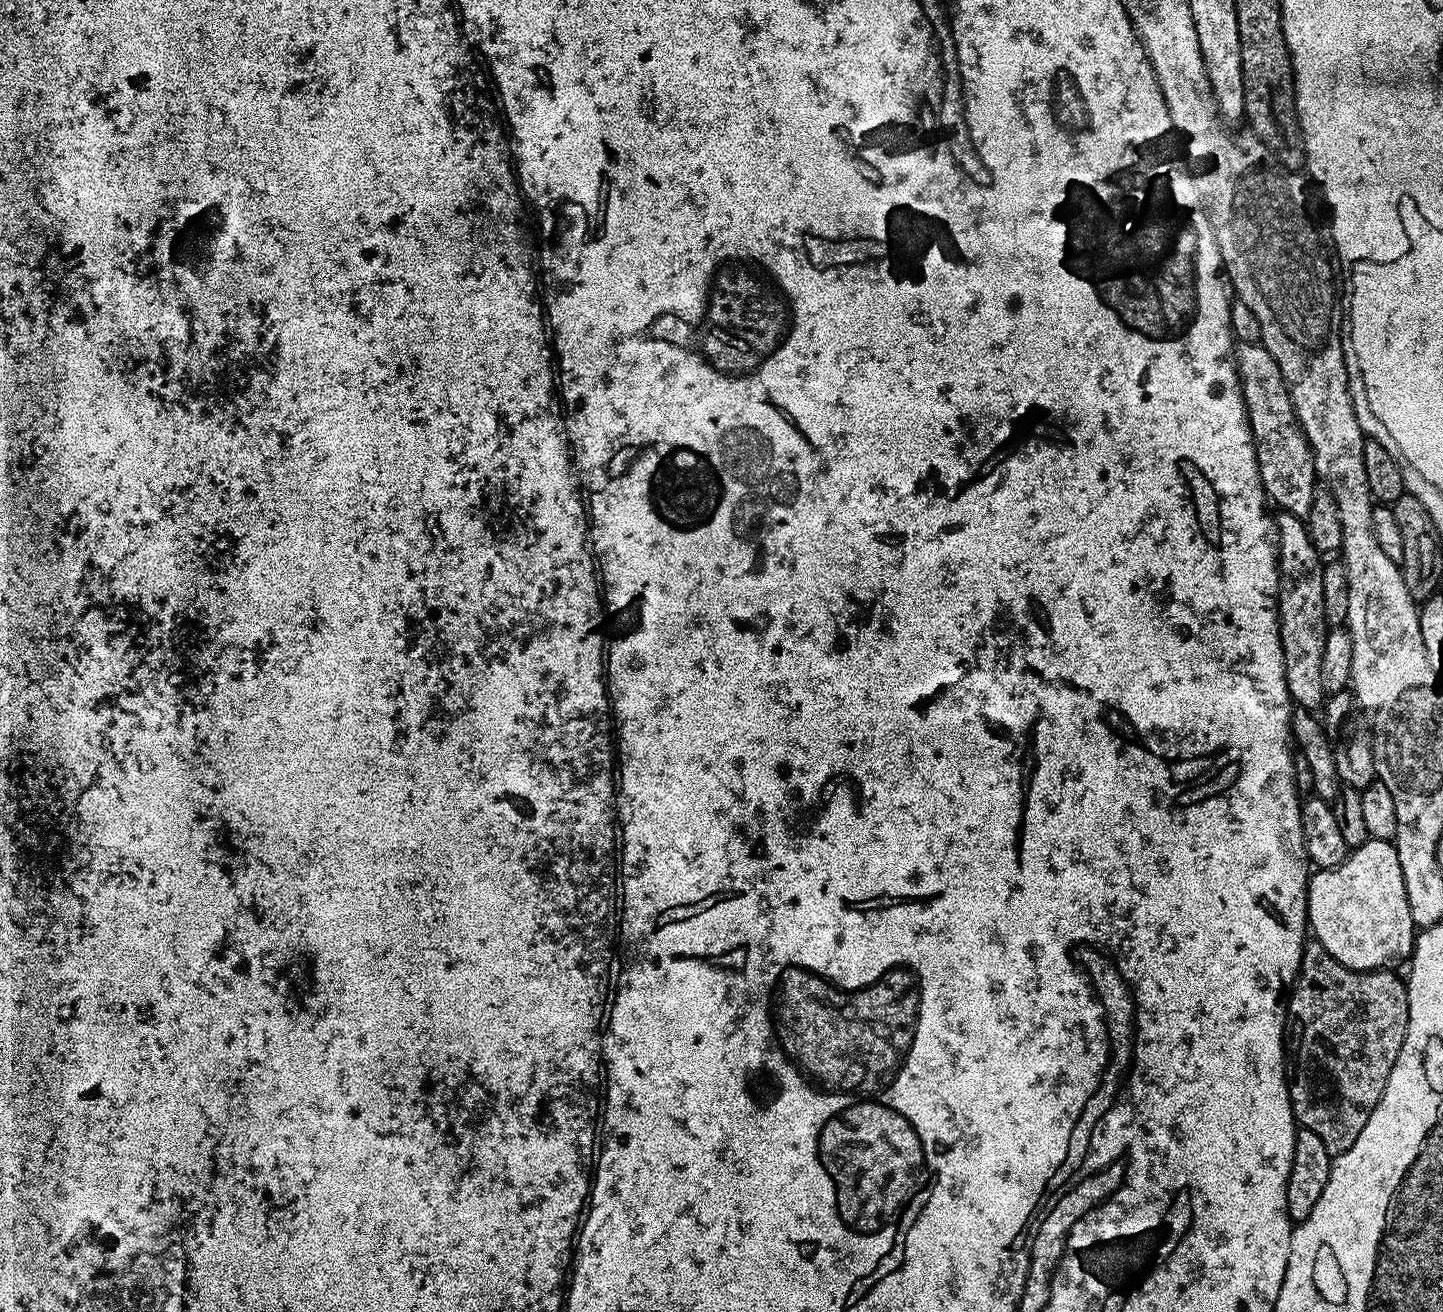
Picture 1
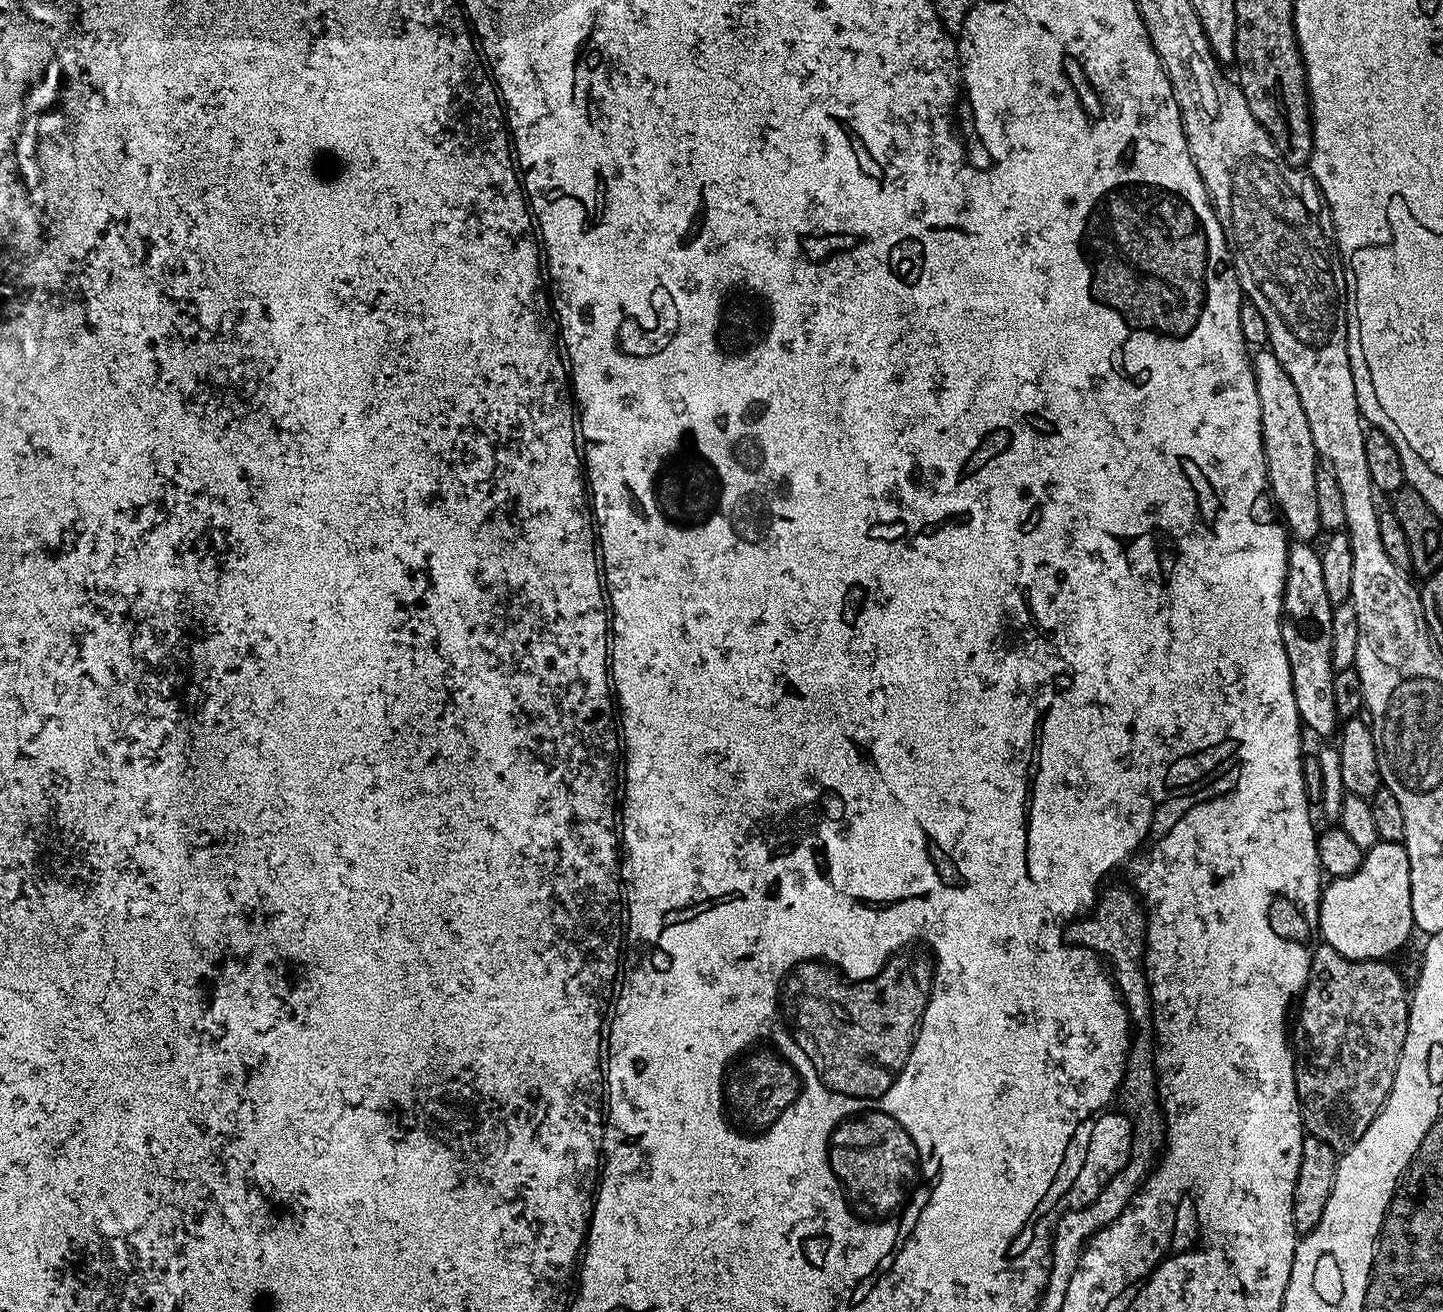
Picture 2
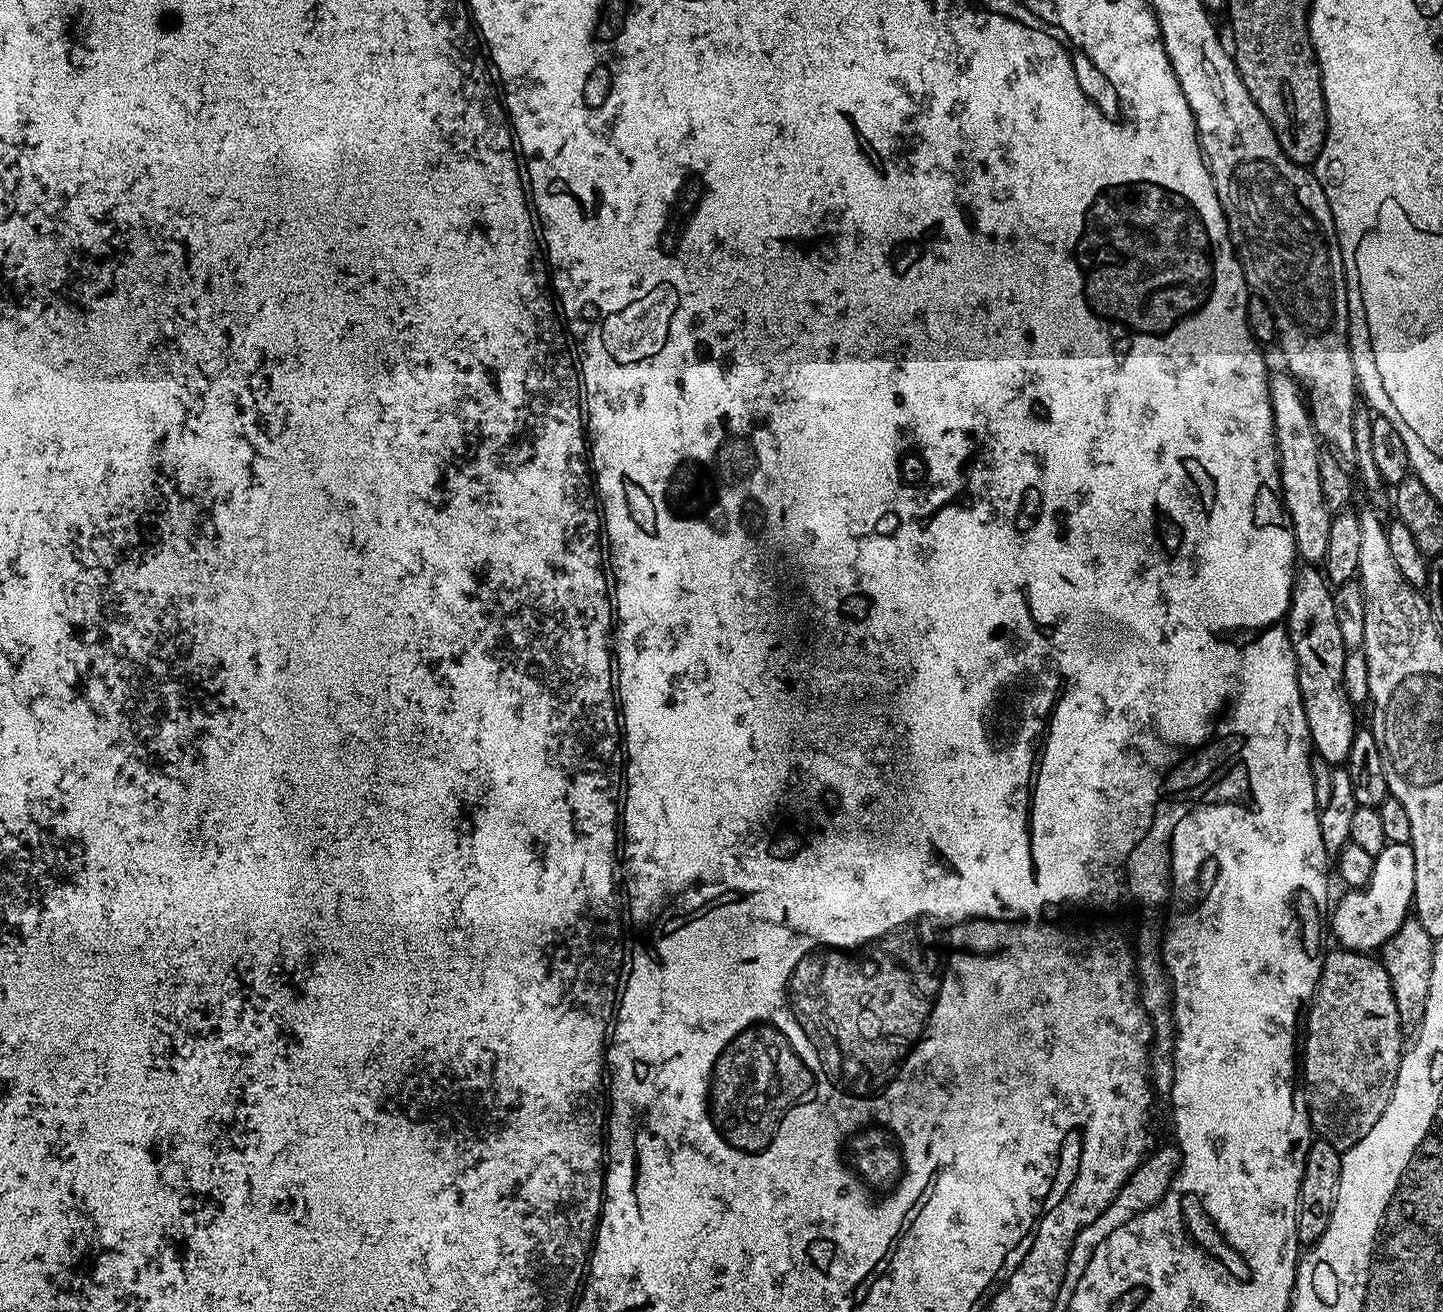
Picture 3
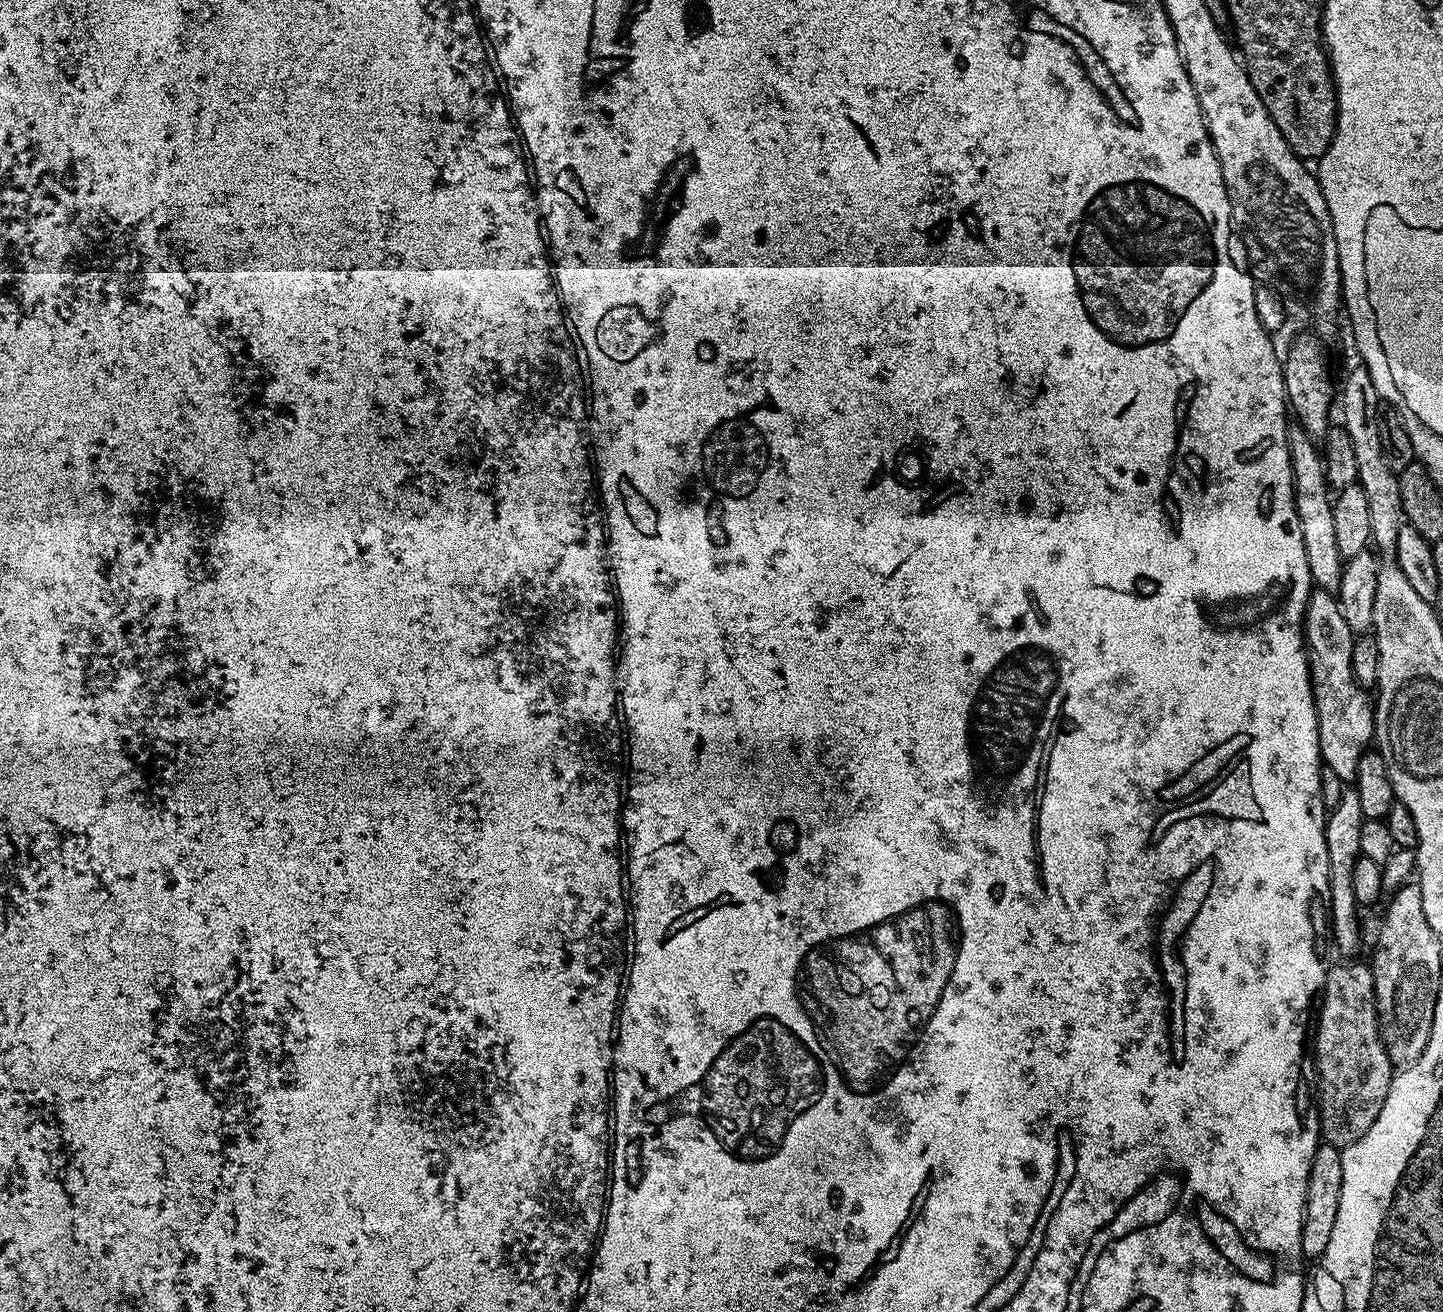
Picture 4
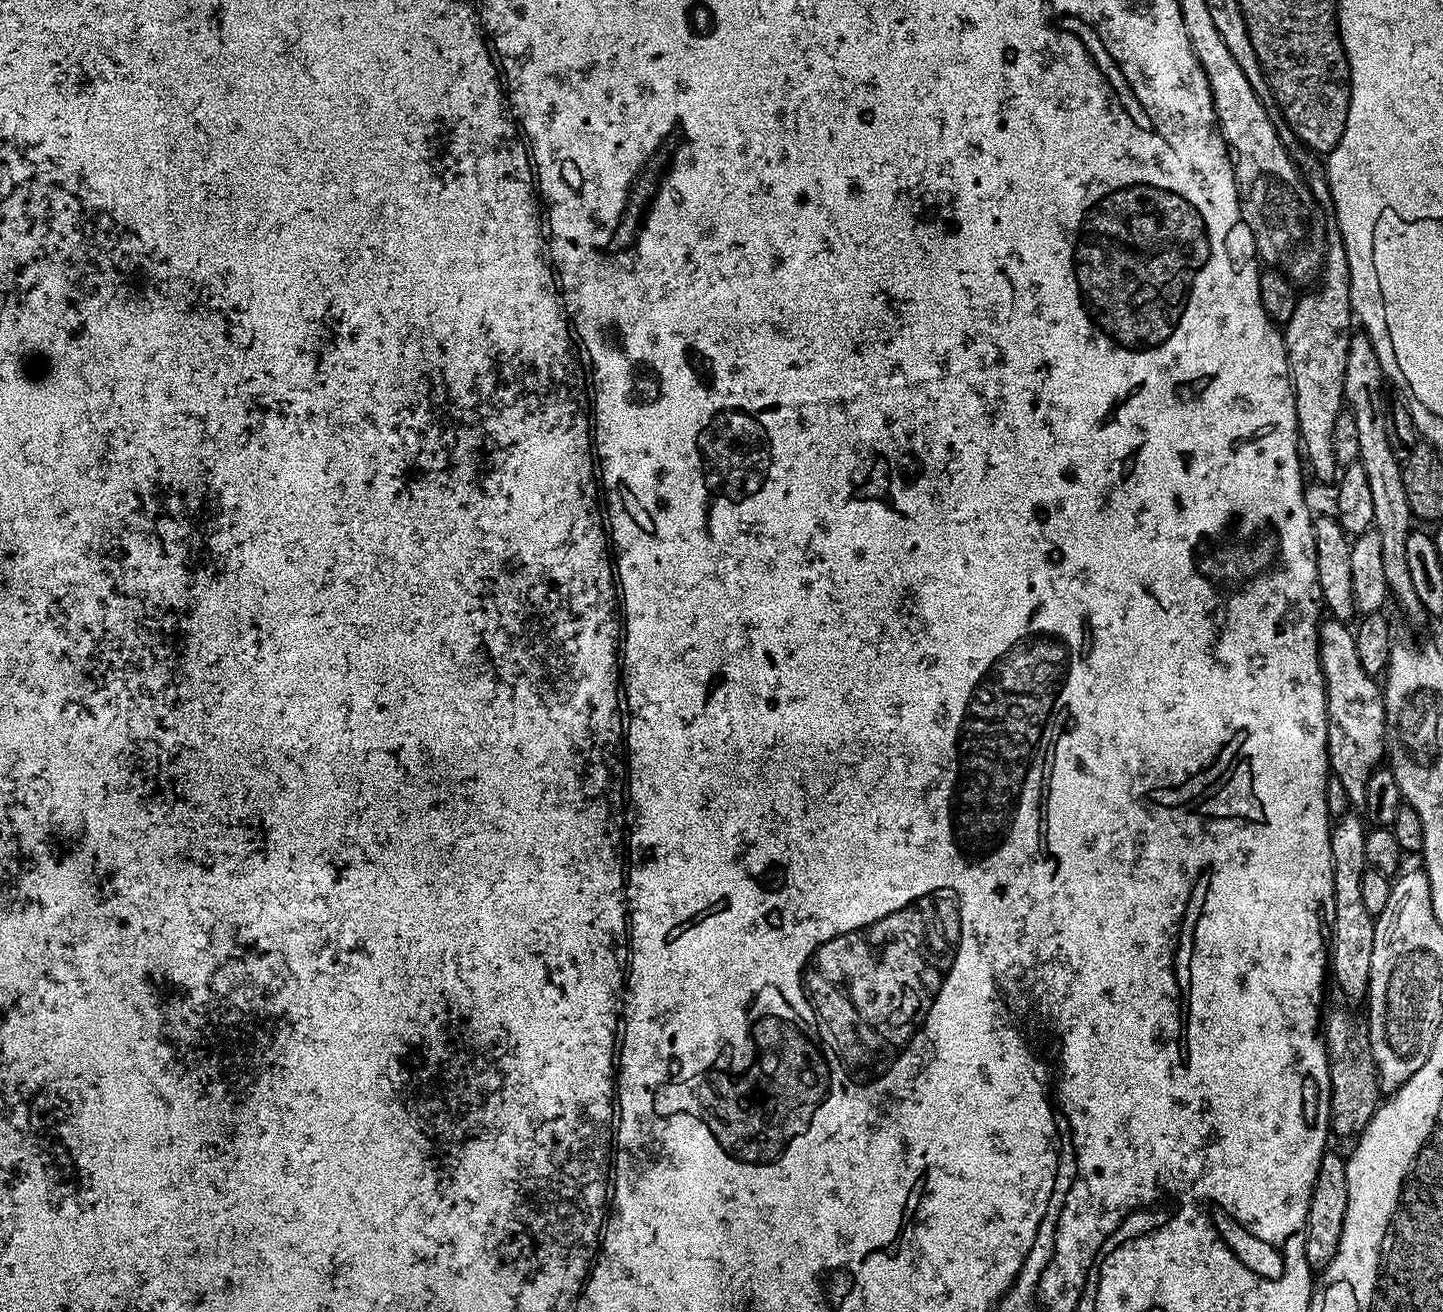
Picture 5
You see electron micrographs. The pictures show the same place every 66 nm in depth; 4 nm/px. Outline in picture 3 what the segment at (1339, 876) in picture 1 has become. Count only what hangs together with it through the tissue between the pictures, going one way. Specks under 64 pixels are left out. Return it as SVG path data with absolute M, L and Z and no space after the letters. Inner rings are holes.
M1386 843L1375 858L1368 885L1345 891L1345 896L1337 904L1335 901L1330 912L1330 932L1332 928L1340 943L1337 945L1349 952L1372 954L1383 949L1385 942L1394 938L1405 920L1409 919L1410 909L1413 907L1414 850L1411 844Z

